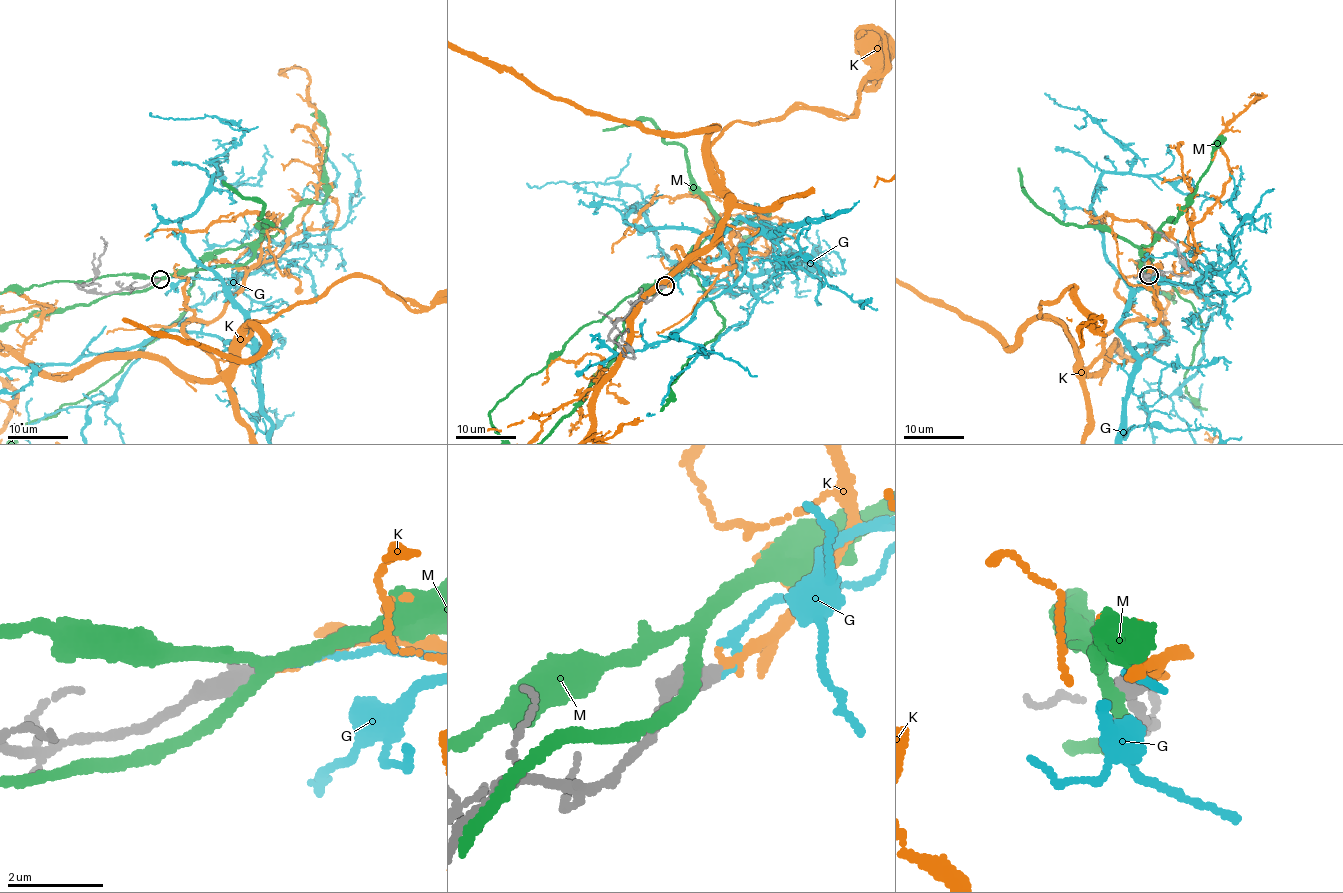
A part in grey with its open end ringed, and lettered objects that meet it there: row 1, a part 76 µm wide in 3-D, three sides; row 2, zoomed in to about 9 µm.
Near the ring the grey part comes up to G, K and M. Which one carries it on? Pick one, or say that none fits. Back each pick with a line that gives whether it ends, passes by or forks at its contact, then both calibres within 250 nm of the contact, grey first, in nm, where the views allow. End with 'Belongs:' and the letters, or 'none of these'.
K: it ends | 400/180 nm
Belongs: K

